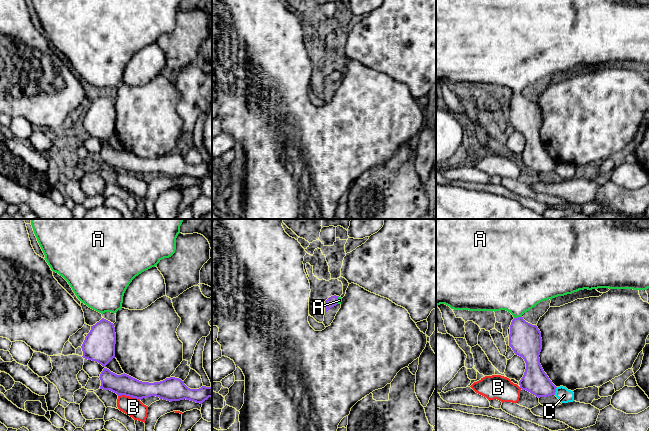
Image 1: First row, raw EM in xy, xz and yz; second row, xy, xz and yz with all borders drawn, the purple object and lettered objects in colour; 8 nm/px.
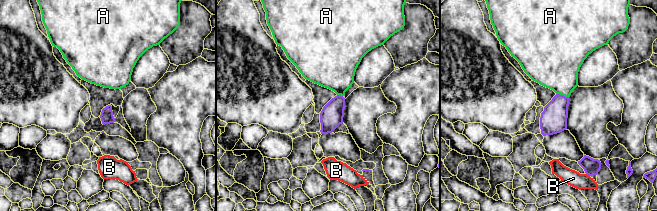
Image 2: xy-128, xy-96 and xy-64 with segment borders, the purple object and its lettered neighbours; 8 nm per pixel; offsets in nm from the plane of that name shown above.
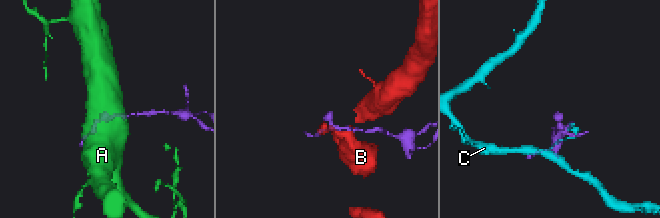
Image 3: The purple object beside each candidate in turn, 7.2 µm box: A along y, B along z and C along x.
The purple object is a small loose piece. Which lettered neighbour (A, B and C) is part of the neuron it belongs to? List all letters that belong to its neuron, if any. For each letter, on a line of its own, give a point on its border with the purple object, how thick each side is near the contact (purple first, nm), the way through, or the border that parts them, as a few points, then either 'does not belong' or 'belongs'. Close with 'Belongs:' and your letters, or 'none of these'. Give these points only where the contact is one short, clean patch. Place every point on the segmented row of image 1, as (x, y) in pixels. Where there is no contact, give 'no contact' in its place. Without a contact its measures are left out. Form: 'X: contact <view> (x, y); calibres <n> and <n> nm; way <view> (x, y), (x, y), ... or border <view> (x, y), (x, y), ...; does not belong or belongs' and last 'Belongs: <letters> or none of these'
A: contact yz (518, 317); calibres 260 and 420 nm; way yz (525, 339), (519, 329), (518, 317), (516, 286); belongs
B: contact xy (129, 396); calibres 170 and 150 nm; does not belong
C: contact yz (555, 391); calibres 200 and 120 nm; border yz (557, 387), (554, 394); does not belong
Belongs: A

